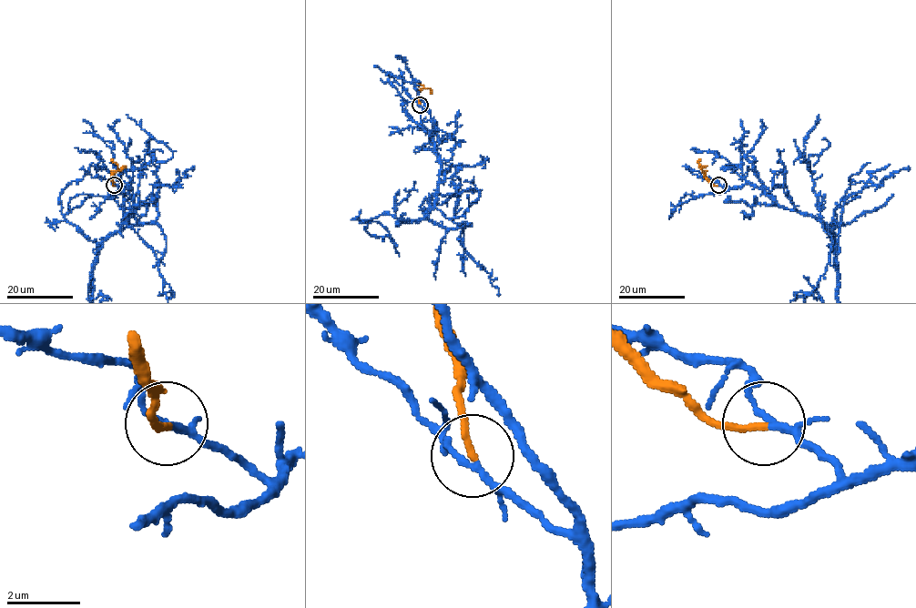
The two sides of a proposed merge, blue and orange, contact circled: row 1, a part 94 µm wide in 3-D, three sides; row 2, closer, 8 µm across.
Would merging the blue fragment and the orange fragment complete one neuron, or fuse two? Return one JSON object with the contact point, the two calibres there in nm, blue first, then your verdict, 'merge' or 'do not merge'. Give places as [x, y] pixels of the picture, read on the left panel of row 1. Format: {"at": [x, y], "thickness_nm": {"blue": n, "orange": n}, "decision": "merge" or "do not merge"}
{"at": [114, 185], "thickness_nm": {"blue": 140, "orange": 180}, "decision": "merge"}

